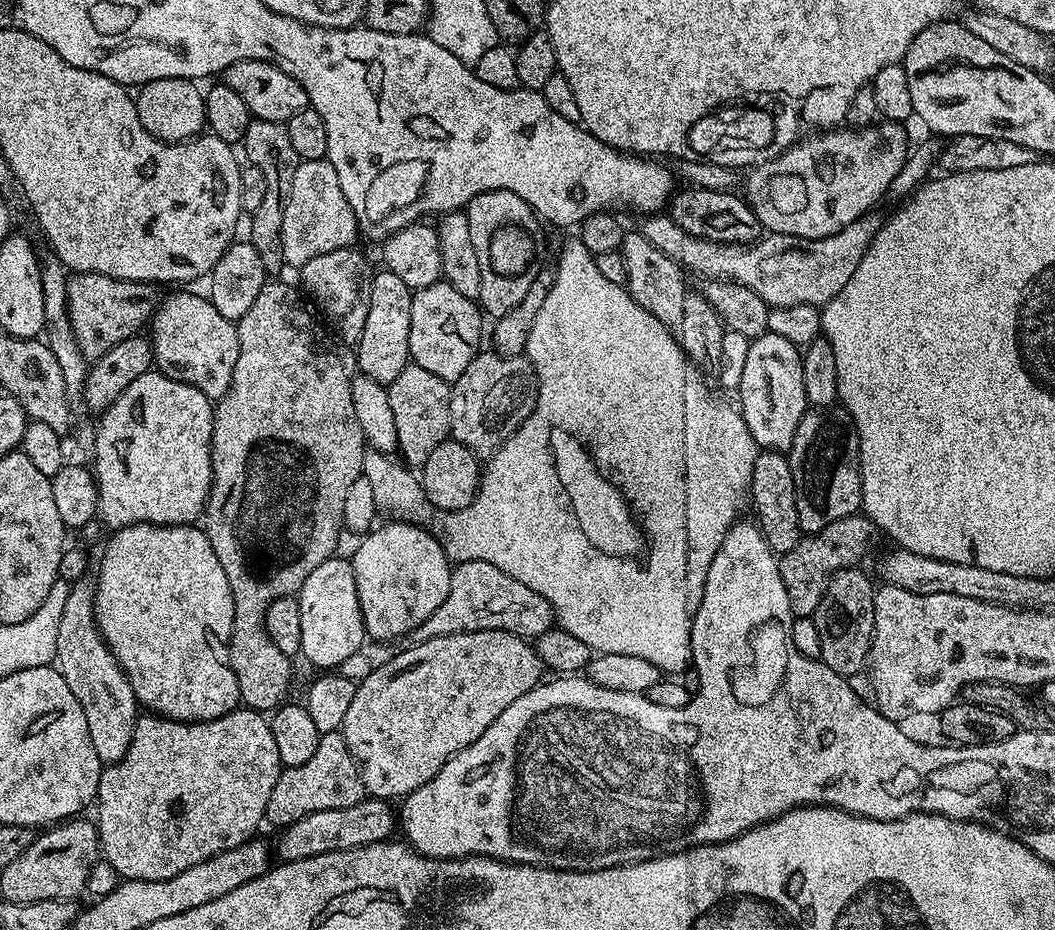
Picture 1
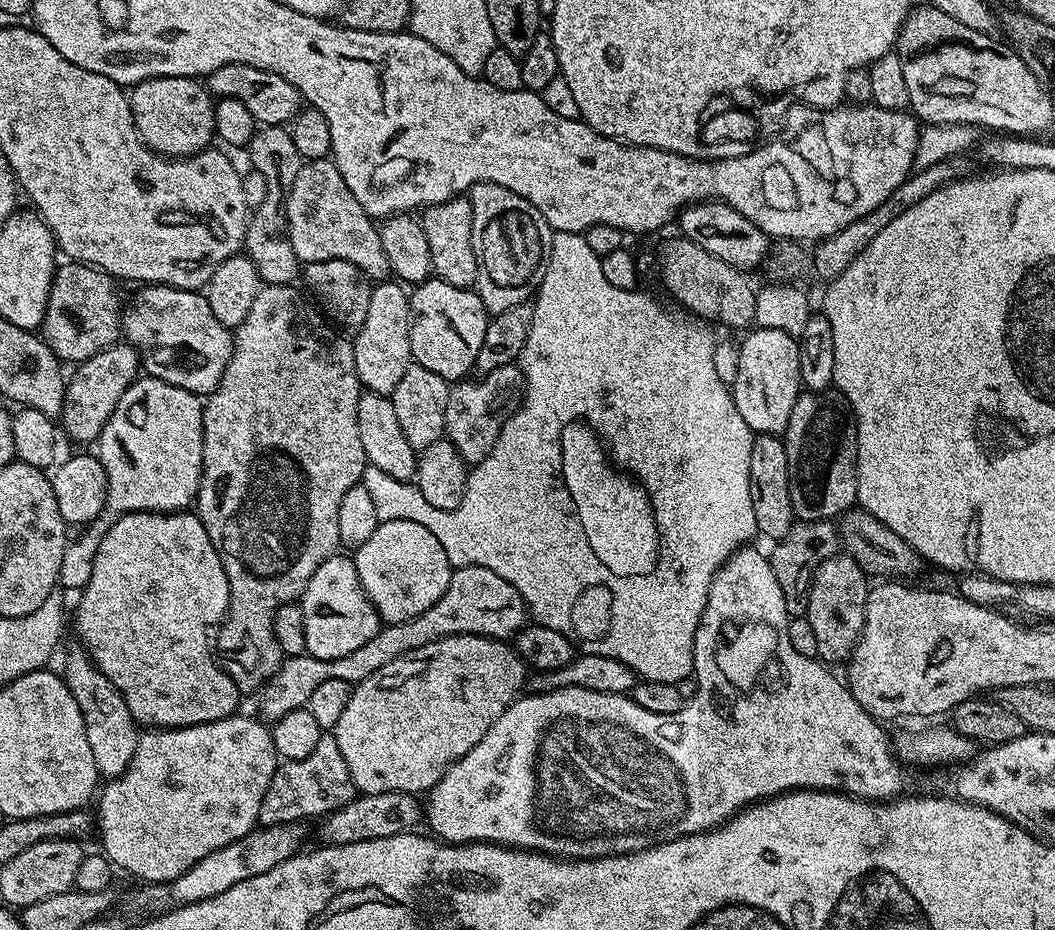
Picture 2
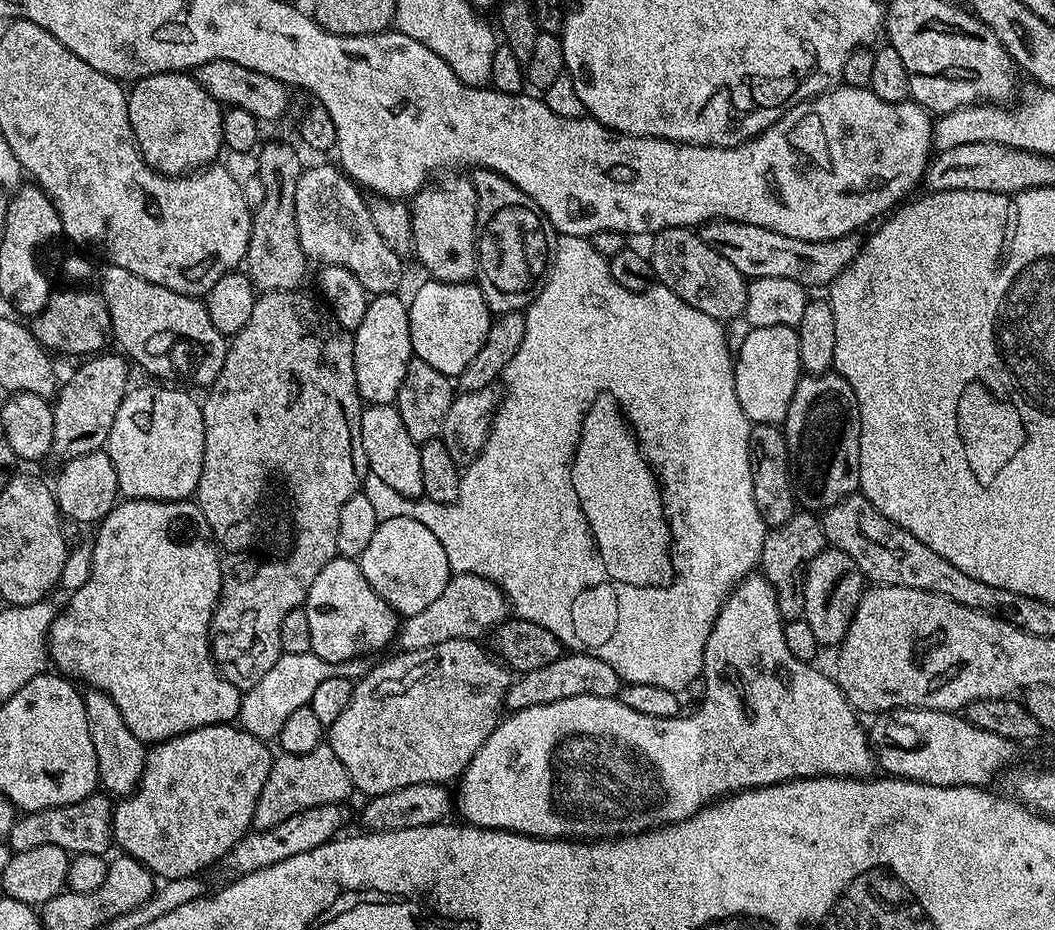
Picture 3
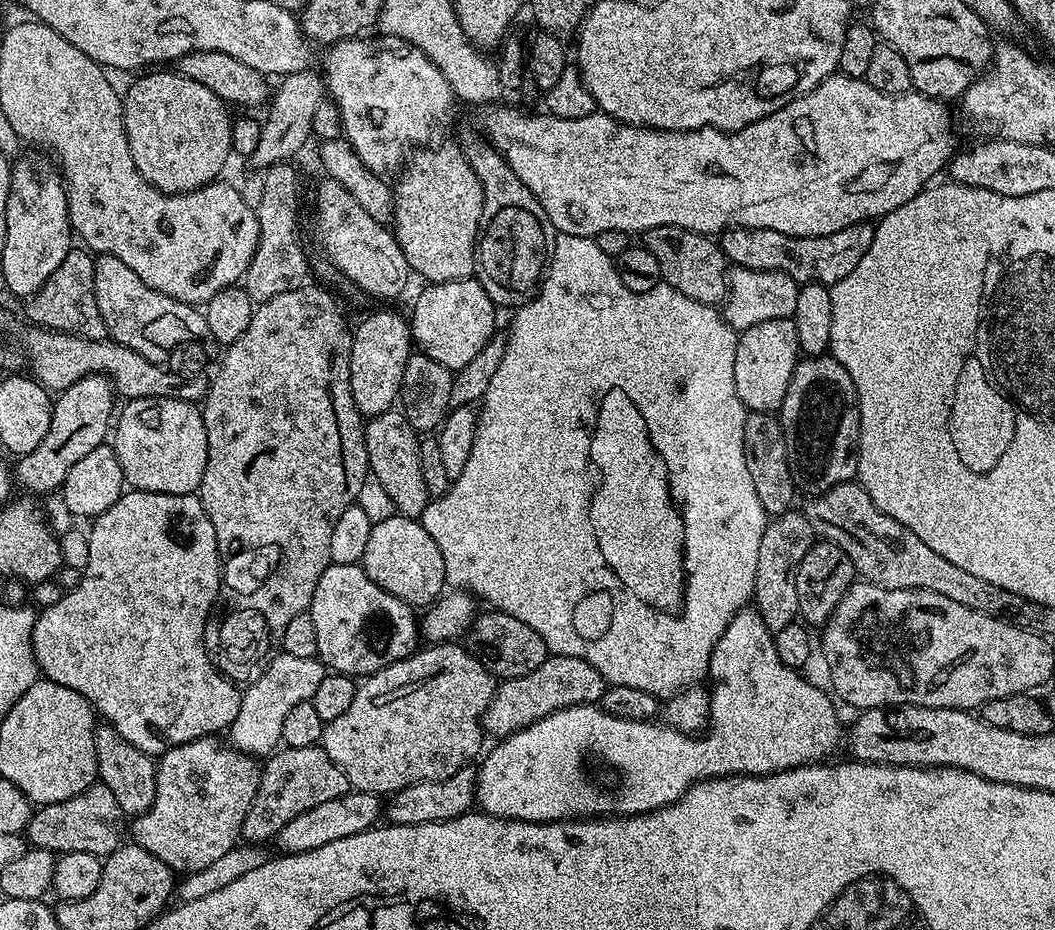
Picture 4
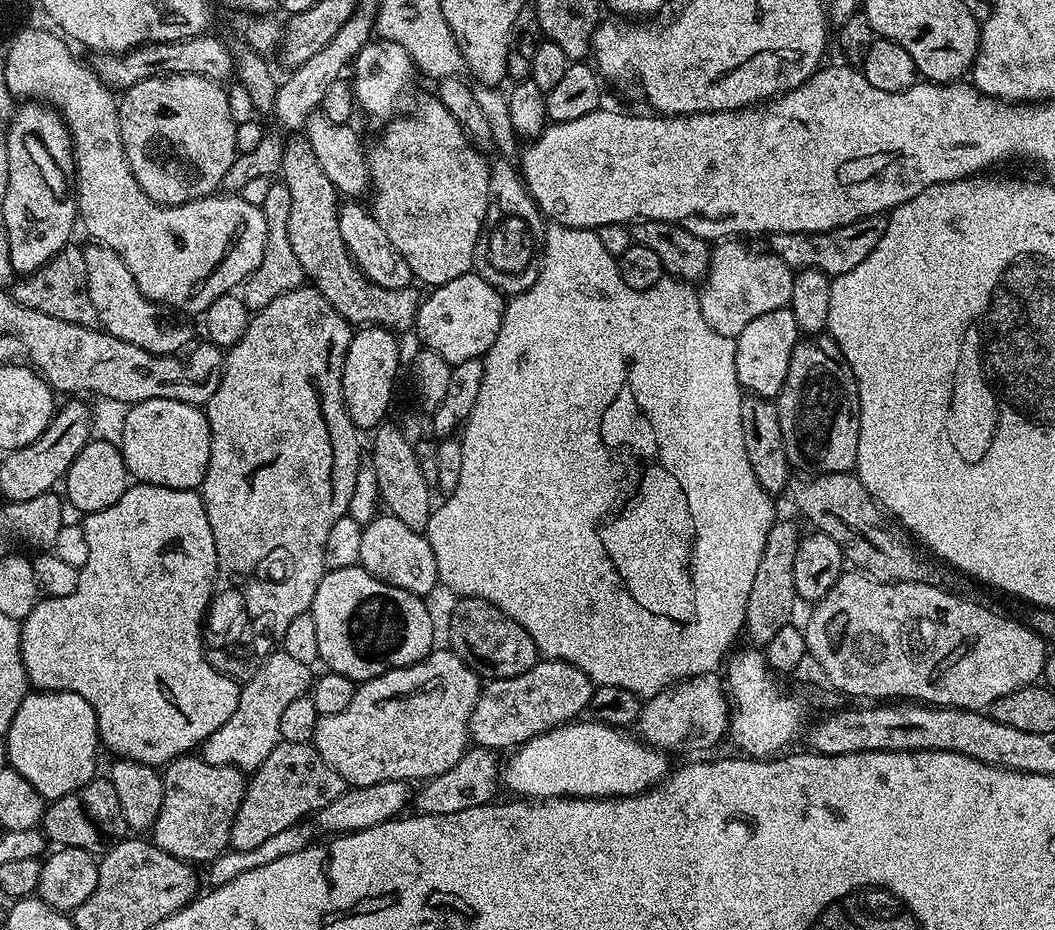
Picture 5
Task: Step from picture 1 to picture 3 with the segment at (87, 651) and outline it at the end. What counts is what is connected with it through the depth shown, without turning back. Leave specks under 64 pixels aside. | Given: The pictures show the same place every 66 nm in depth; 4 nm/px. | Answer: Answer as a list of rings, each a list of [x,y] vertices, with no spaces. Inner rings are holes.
[[[88,690],[83,693],[83,698],[90,726],[90,742],[94,742],[94,754],[98,758],[98,774],[103,791],[116,798],[130,796],[140,785],[144,773],[146,745],[134,738],[134,734],[130,734],[130,726],[126,726],[122,710],[118,710],[118,706],[114,706],[114,702],[104,692]]]

